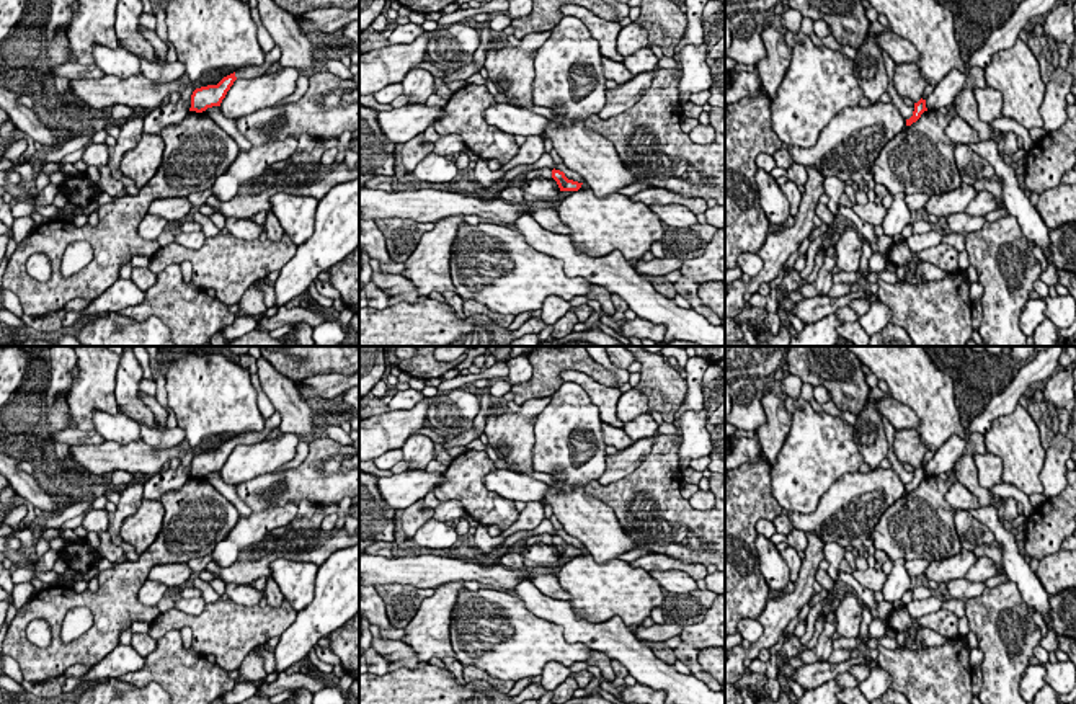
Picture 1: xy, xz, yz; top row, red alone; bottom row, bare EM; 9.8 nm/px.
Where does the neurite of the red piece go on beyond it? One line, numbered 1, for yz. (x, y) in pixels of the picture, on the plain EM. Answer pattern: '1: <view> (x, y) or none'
1: none

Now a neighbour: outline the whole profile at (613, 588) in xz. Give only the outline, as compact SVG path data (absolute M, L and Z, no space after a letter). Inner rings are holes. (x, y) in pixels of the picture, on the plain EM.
M578 555L560 567L557 578L589 622L619 616L629 627L640 626L665 598L648 572L619 559L598 564L593 555Z

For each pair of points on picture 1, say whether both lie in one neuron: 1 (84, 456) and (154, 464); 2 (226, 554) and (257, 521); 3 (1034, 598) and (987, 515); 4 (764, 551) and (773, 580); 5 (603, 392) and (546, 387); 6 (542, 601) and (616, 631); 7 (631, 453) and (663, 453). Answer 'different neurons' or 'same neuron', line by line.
1: same neuron
2: same neuron
3: same neuron
4: same neuron
5: different neurons
6: same neuron
7: different neurons

